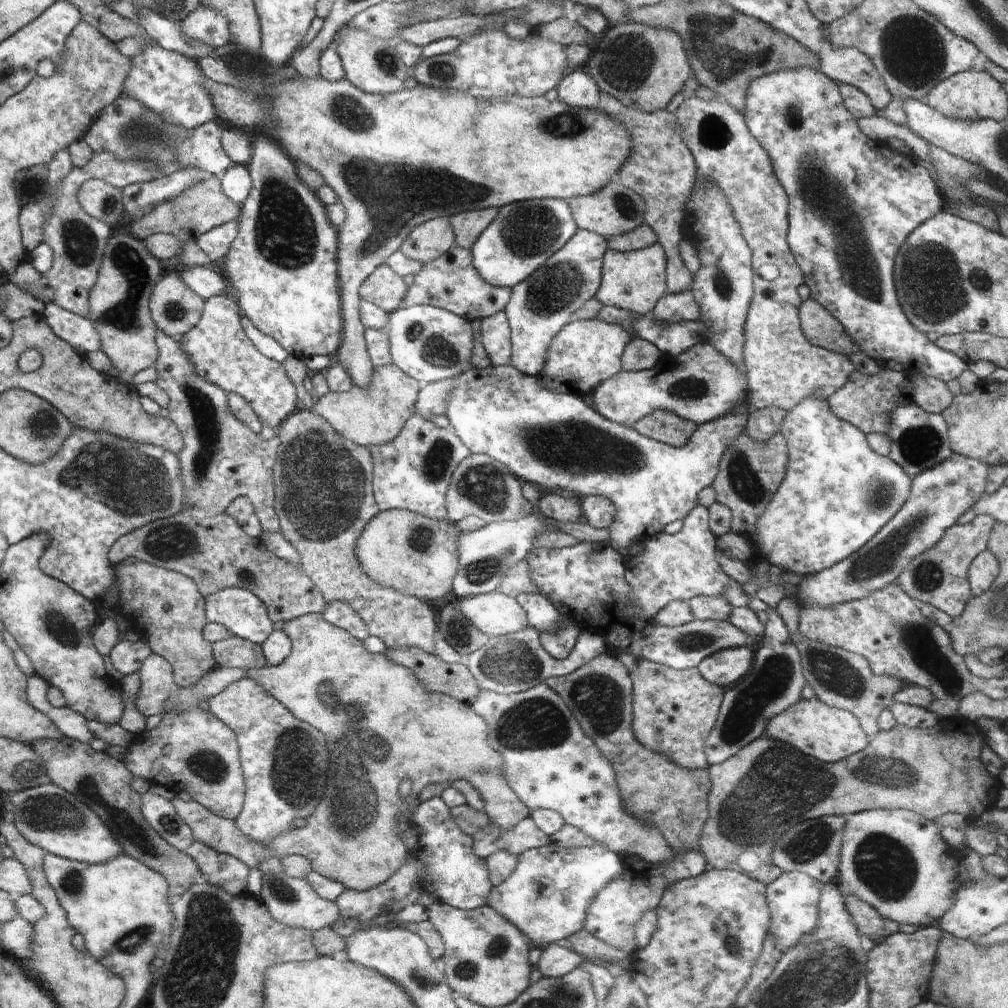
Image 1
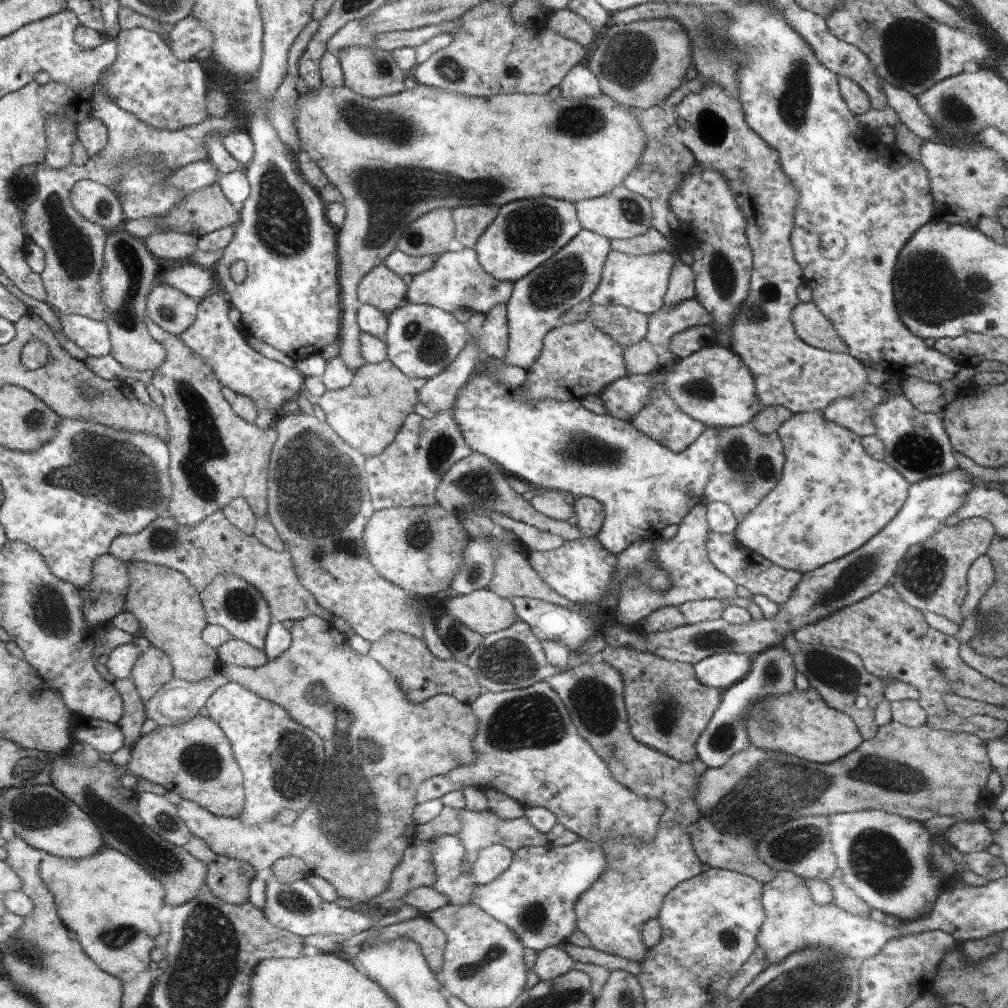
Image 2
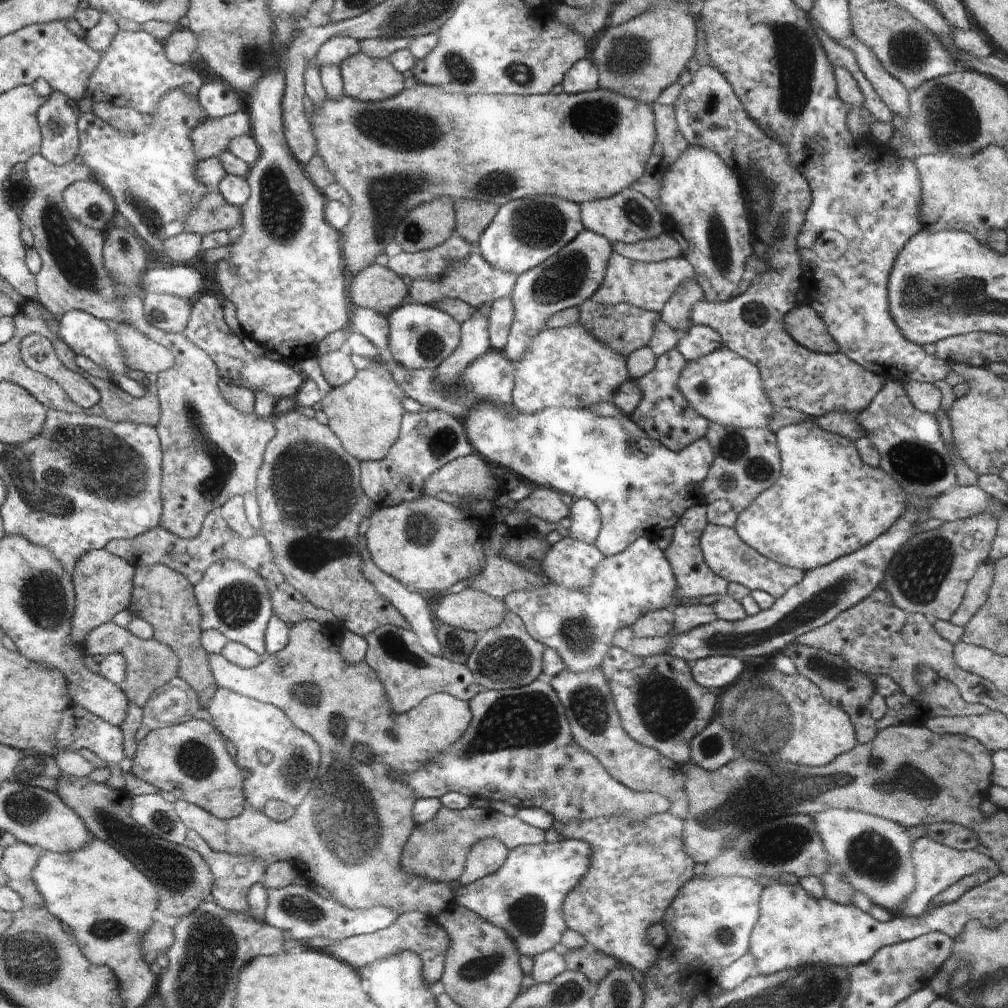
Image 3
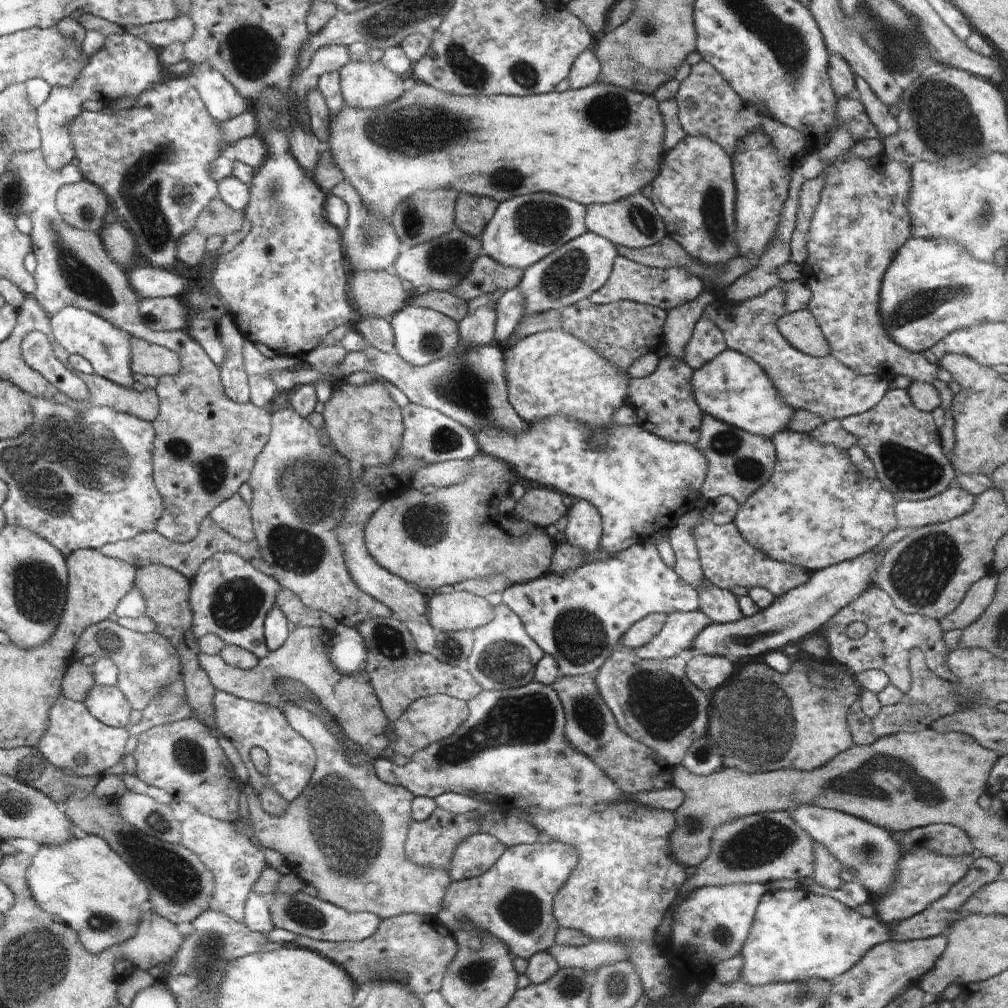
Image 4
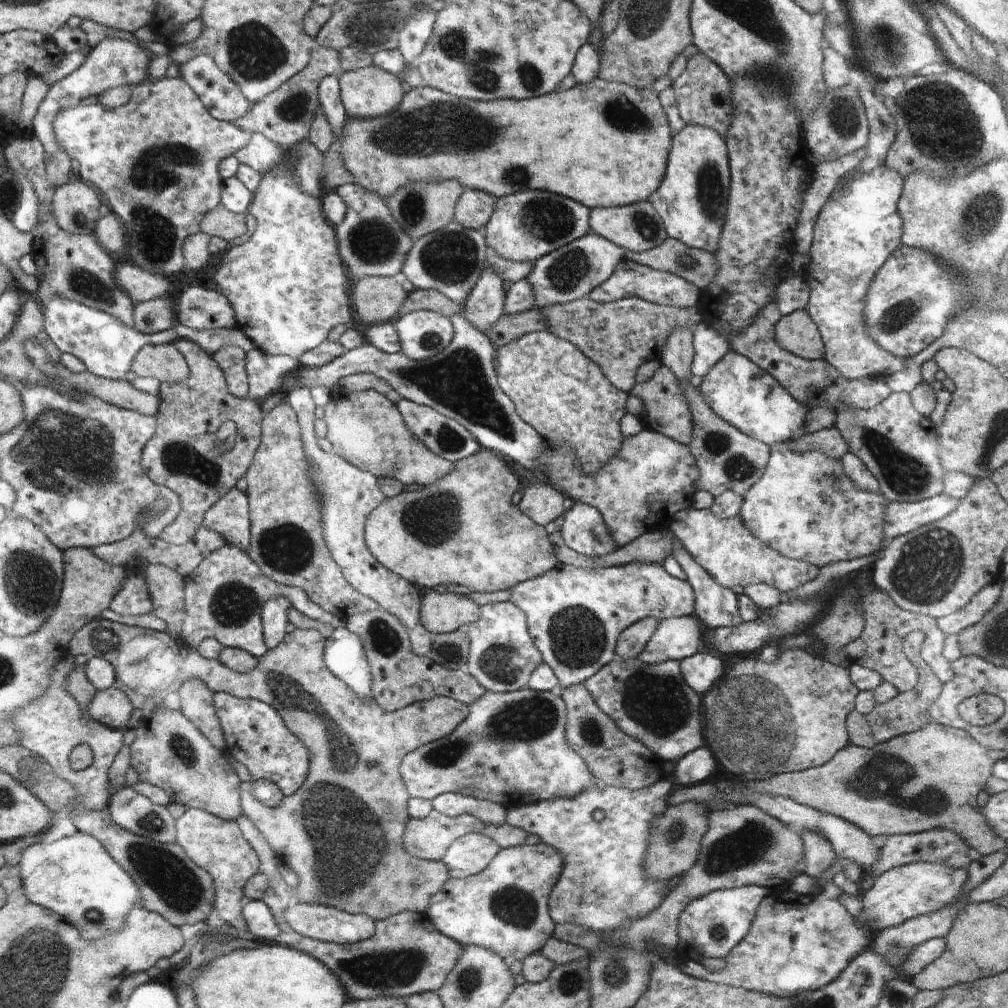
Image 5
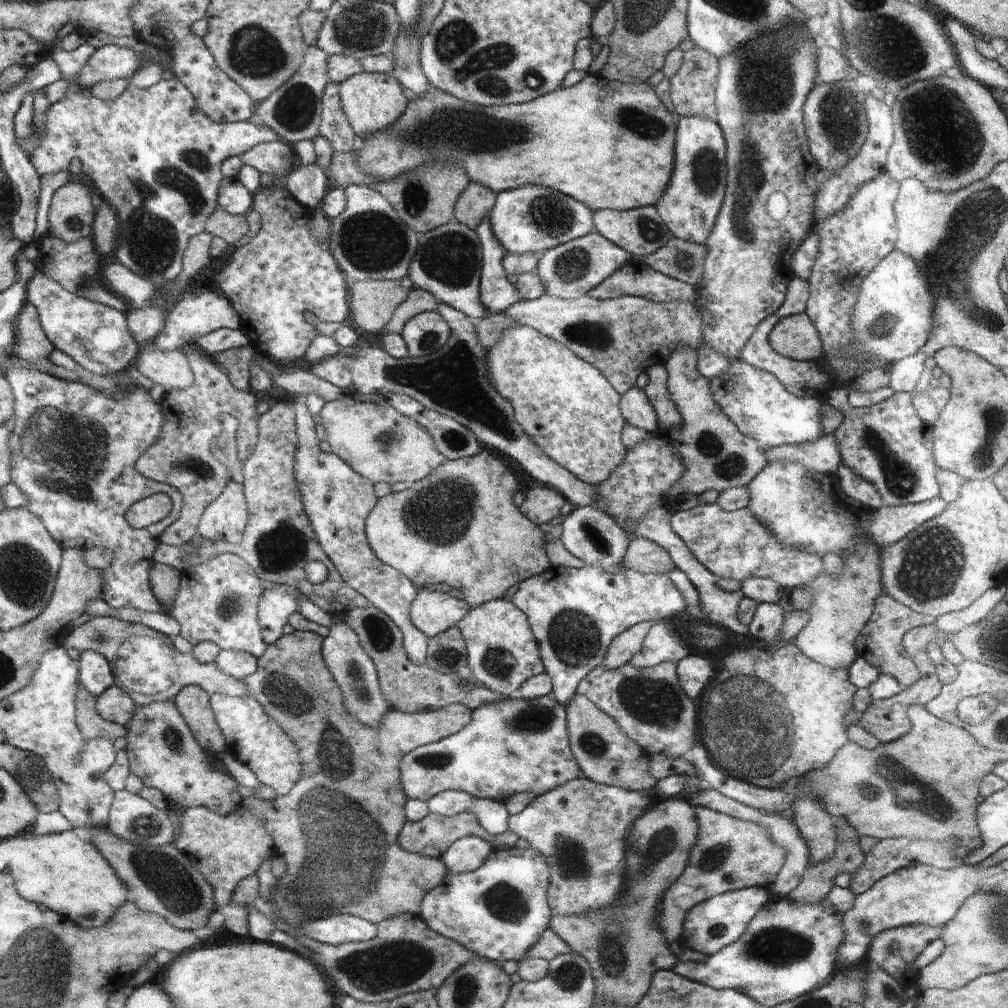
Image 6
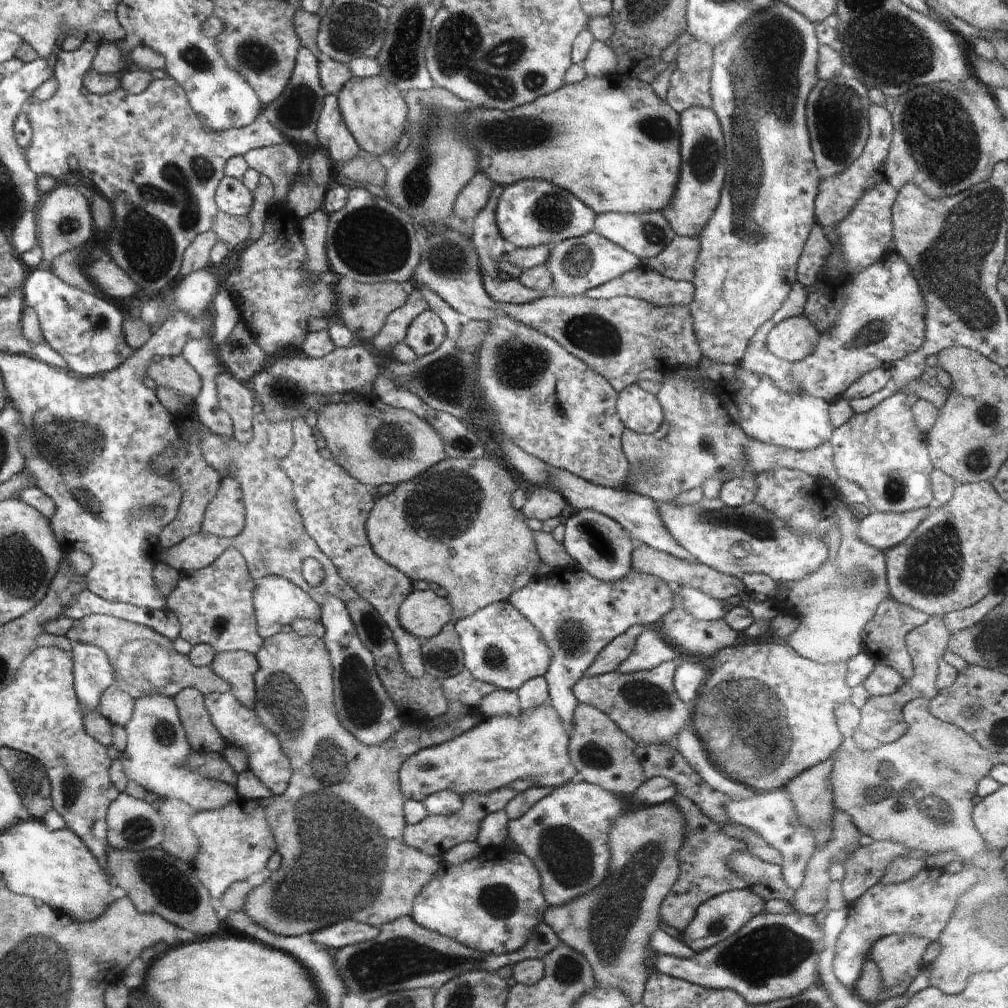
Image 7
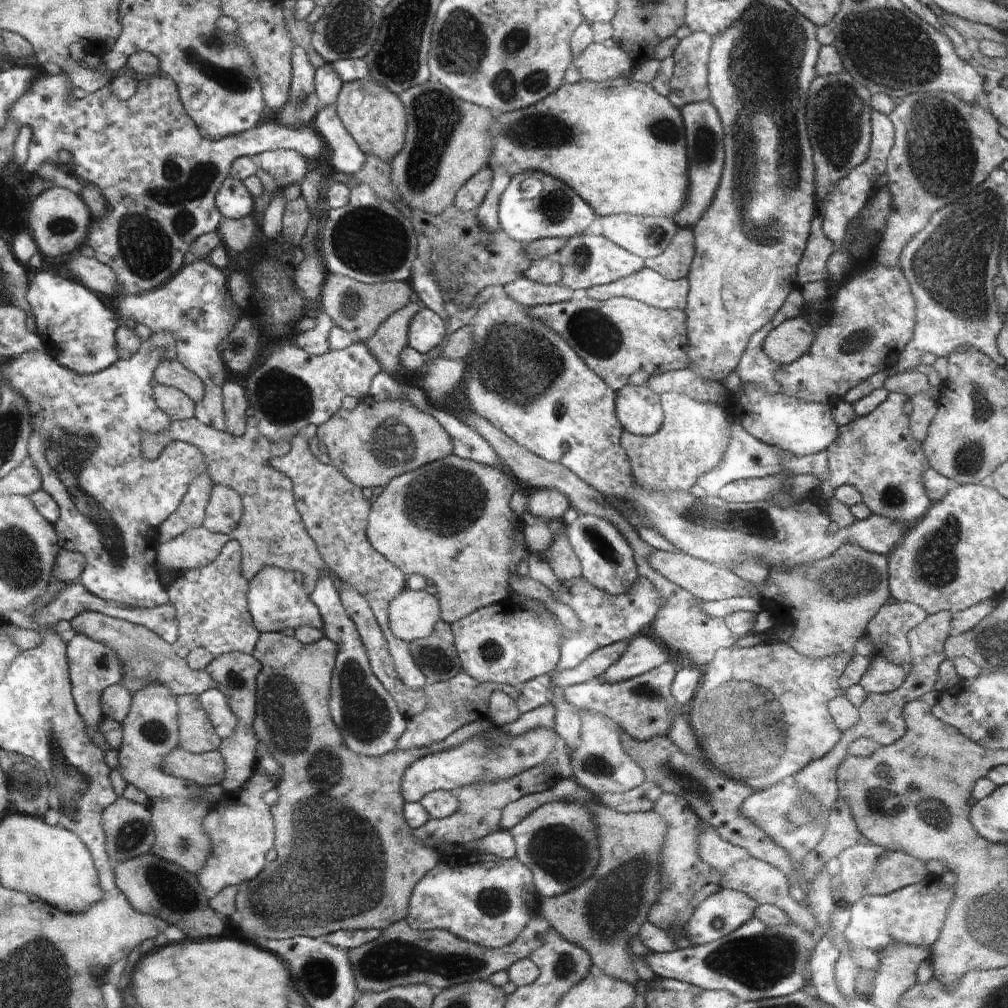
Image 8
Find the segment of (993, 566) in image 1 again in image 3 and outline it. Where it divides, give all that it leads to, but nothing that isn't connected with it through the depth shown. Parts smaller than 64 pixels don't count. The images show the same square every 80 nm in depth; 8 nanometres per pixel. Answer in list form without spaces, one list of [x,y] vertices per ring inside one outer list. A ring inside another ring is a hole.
[[[988,558],[975,568],[974,576],[968,582],[968,588],[965,588],[965,595],[960,606],[948,621],[961,627],[968,624],[974,613],[986,602],[992,583],[993,562]]]

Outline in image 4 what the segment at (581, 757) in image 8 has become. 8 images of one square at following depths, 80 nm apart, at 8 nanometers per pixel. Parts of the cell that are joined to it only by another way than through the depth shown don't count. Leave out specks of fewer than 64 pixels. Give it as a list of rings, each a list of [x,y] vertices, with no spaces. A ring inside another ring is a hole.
[[[593,675],[560,676],[551,687],[557,692],[565,712],[565,737],[567,742],[582,754],[594,758],[594,762],[625,793],[657,791],[670,786],[670,770],[651,748],[636,742],[623,730],[620,730],[612,711],[601,697]],[[658,760],[658,766],[656,766]],[[660,766],[666,766],[666,770]],[[666,772],[666,778],[664,778]]]

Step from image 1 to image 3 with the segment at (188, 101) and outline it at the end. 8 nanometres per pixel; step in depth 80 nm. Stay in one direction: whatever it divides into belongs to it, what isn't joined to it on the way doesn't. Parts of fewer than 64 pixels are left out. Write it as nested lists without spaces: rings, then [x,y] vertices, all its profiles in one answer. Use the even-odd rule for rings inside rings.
[[[119,30],[102,54],[103,60],[89,79],[86,97],[105,100],[123,108],[135,108],[146,118],[156,112],[158,103],[170,91],[178,89],[196,97],[204,84],[203,76],[192,66],[174,64],[166,56],[165,43],[150,32]]]

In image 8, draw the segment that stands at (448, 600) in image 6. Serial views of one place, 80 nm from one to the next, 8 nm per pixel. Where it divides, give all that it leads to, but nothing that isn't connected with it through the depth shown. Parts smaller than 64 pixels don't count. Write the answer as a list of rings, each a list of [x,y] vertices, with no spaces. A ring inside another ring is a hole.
[[[405,587],[396,598],[388,604],[387,630],[392,632],[396,638],[406,642],[415,641],[418,638],[431,637],[435,633],[435,627],[442,619],[442,608],[436,595],[428,594],[426,590],[410,590]]]

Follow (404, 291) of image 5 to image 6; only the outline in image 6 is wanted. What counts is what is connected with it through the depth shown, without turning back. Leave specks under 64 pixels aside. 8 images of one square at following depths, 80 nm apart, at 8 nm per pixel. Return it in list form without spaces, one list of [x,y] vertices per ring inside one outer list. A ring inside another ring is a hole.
[[[353,281],[351,288],[350,326],[361,334],[380,334],[390,324],[395,310],[410,297],[401,281]]]

